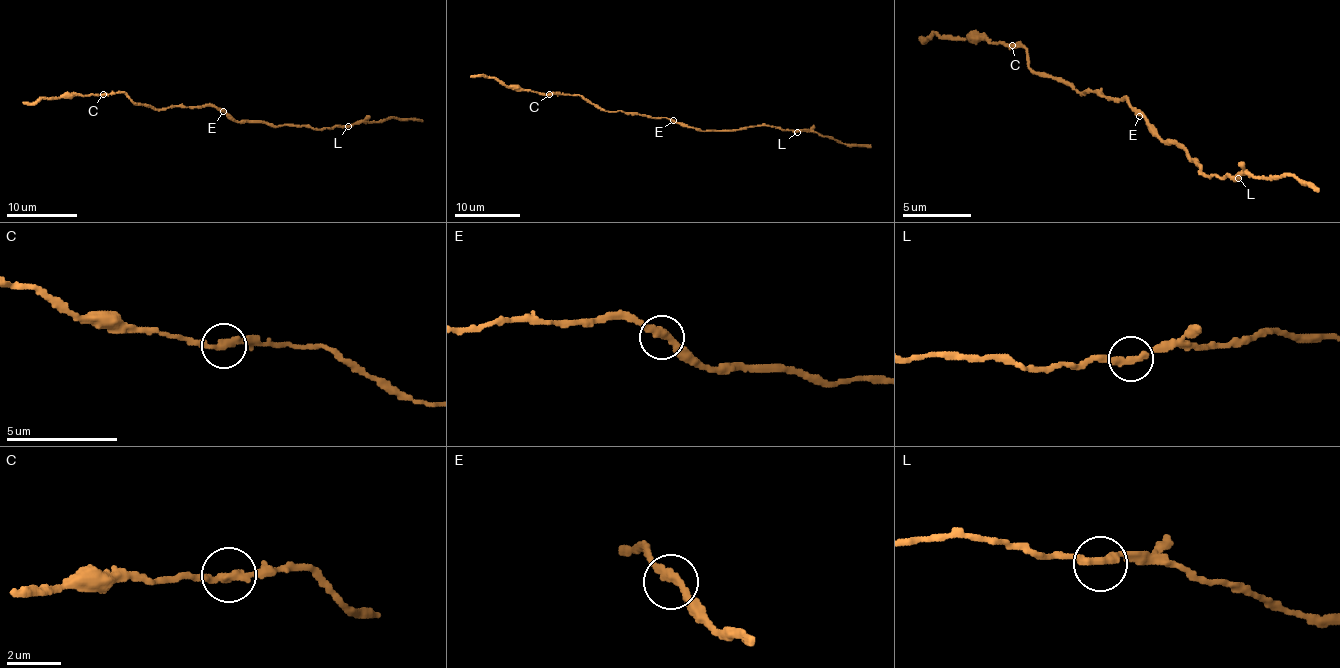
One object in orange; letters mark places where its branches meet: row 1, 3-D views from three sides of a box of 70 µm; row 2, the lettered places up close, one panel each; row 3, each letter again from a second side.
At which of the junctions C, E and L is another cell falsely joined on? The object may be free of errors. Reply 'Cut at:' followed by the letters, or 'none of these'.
Cut at: none of these

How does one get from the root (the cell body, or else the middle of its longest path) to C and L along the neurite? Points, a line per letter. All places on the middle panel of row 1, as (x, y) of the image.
C: (669, 119), (647, 117), (620, 110), (608, 112), (580, 96), (550, 94)
L: (669, 119), (702, 131), (742, 130), (768, 125), (797, 132)

